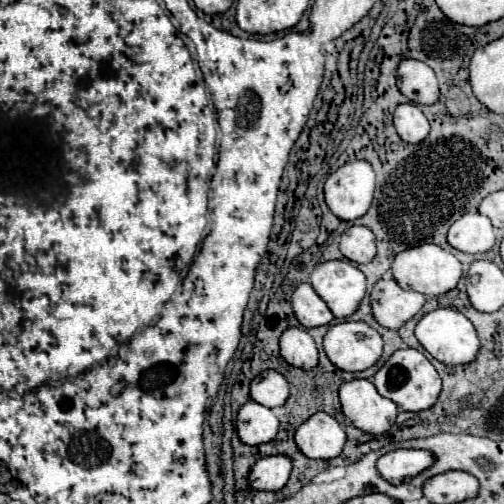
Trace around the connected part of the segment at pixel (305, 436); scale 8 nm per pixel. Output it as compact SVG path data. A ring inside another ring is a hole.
M316 413L296 429L294 441L310 459L332 459L342 451L346 433L334 417L328 413Z

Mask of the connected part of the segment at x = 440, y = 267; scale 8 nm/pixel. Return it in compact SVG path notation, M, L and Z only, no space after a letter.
M424 243L424 245L418 245L418 247L398 253L392 263L392 275L394 275L394 281L402 289L412 289L426 297L432 297L432 295L444 295L456 287L456 283L462 275L462 265L450 251L444 251L438 245Z

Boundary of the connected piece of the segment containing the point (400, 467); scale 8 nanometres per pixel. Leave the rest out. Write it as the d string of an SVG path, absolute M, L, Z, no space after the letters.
M398 449L382 455L376 461L378 473L390 483L390 485L400 485L426 467L430 467L432 455L428 451L418 451L418 449Z

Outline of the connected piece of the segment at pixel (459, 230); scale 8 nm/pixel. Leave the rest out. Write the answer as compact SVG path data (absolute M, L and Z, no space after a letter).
M464 213L448 229L450 247L464 253L484 253L494 245L494 229L490 219L480 213Z

